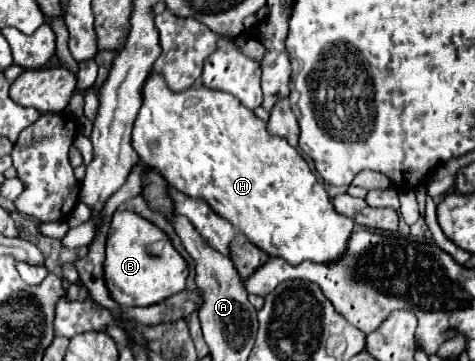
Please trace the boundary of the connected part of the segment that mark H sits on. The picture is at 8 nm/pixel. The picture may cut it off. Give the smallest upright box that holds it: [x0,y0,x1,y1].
[133,75,353,265]

